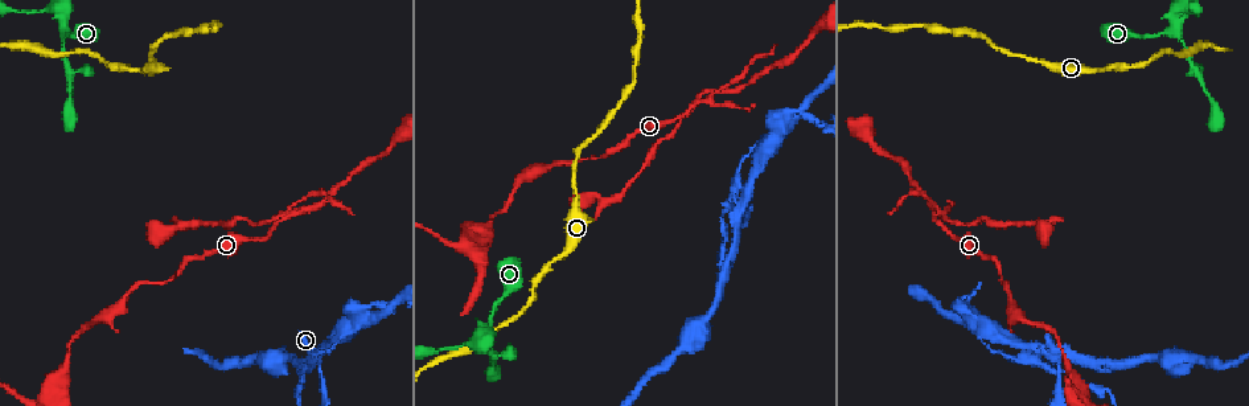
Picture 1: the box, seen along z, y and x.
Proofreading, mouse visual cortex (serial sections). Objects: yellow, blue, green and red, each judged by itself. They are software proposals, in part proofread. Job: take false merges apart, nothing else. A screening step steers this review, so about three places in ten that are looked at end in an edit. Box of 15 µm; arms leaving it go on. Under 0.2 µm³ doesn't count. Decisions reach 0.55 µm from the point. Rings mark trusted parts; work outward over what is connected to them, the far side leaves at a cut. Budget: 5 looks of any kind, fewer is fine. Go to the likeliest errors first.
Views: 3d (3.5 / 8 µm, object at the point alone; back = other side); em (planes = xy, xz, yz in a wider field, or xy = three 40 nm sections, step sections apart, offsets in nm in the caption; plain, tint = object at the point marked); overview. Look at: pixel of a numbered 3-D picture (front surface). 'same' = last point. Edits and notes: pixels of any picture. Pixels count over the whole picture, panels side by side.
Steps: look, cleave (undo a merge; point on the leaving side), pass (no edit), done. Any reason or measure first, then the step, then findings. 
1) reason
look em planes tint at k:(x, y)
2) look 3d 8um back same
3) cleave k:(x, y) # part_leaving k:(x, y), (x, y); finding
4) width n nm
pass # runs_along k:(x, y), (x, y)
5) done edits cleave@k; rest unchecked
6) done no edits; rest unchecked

arms run side by side
look 3d 3.5um at 1:(277, 224)

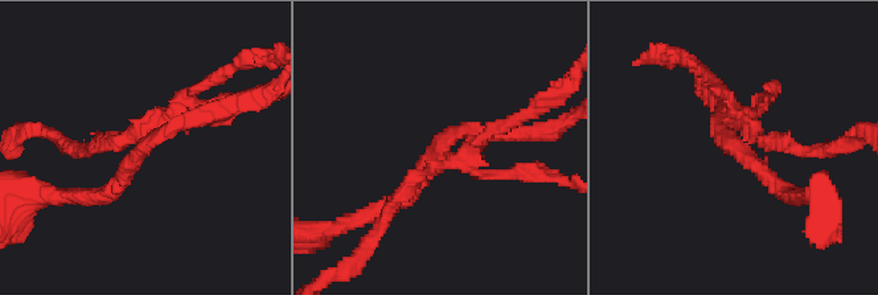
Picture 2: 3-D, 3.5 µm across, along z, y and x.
look em xy step 5 tint at 2:(436, 152)

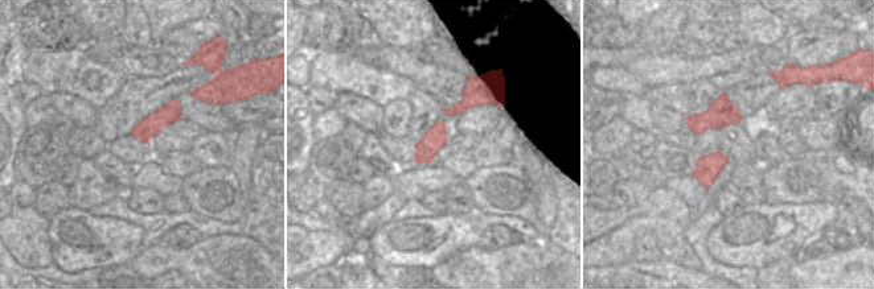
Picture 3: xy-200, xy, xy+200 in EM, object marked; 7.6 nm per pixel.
cleave 2:(513, 175) # part_leaving 2:(746, 140), (755, 131), (807, 152), (840, 144); two cells meet here

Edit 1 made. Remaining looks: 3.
see it whole again
look overview

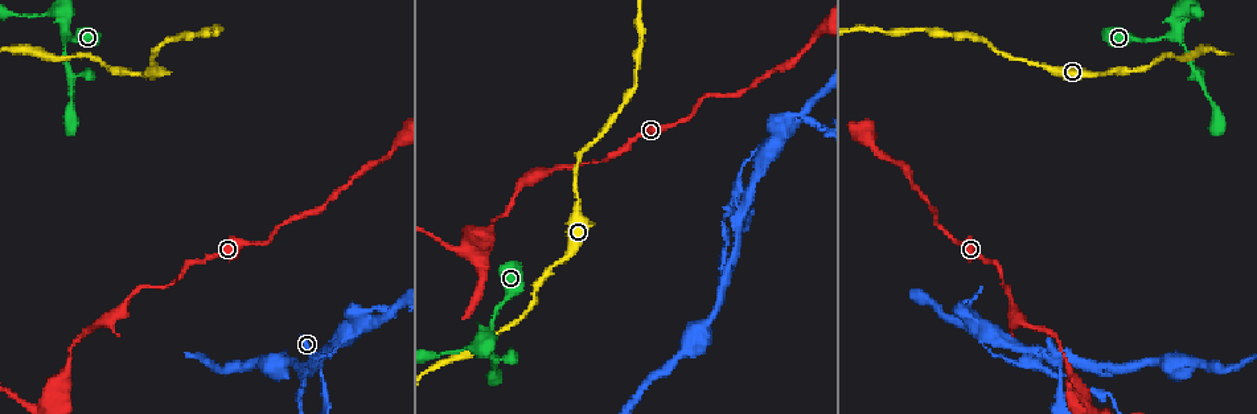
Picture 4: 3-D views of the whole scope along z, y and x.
narrows sharply
look 3d 3.5um at 4:(1061, 382)

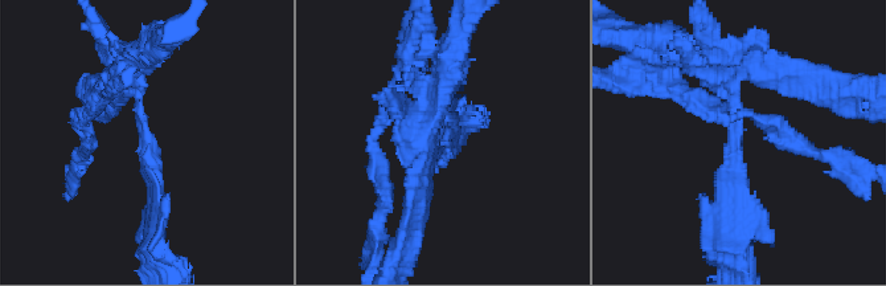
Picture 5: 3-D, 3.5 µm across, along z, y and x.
arm_widths 200, 250 nm
look em xy step 2 tint at 5:(138, 127)

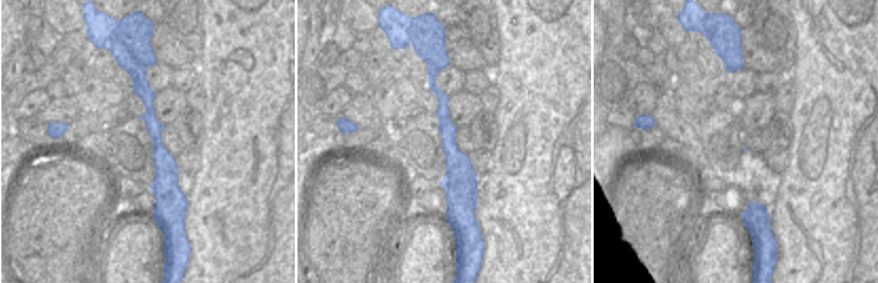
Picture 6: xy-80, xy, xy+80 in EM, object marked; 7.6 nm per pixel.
cleave 5:(738, 183) # part_leaving 5:(735, 141), (745, 227), (731, 246); two cells meet here

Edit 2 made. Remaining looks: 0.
done edits cleave@2, cleave@5; rest unchecked

